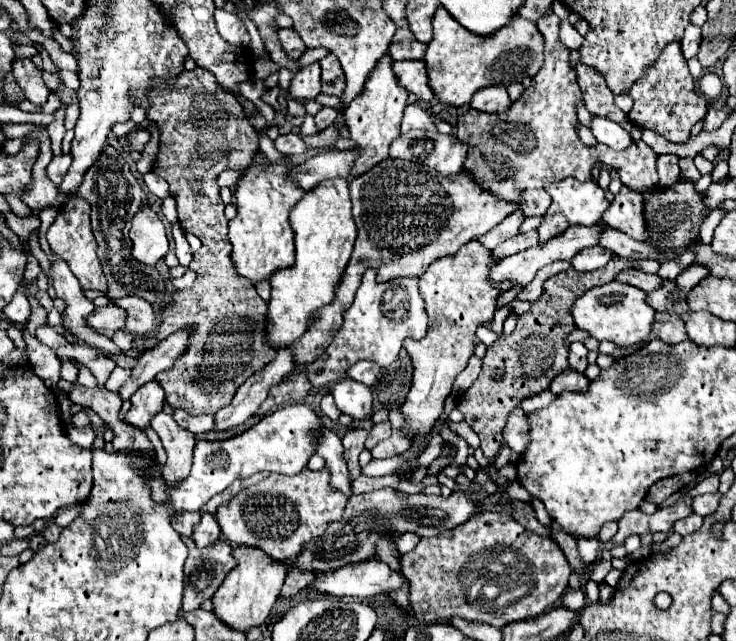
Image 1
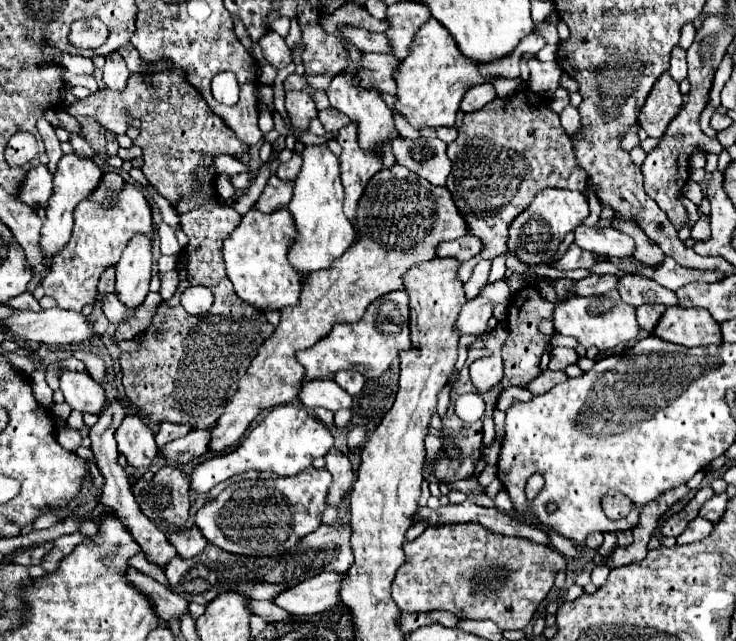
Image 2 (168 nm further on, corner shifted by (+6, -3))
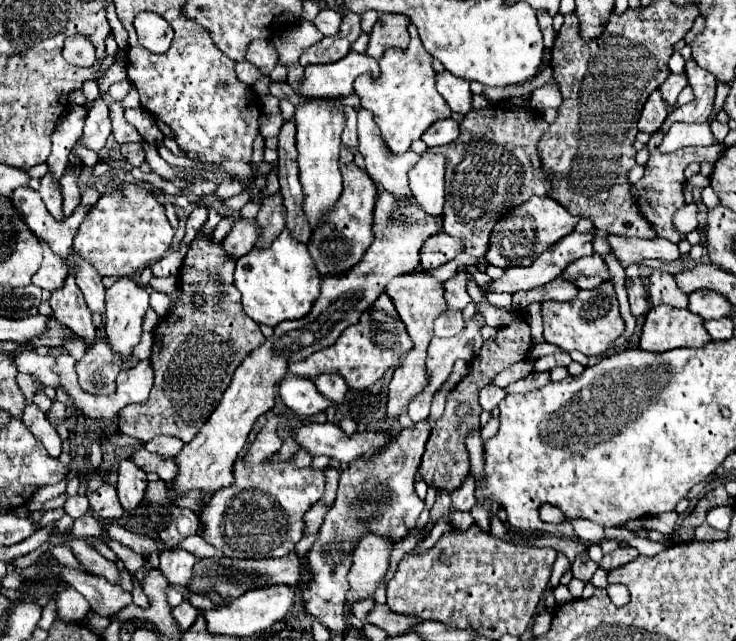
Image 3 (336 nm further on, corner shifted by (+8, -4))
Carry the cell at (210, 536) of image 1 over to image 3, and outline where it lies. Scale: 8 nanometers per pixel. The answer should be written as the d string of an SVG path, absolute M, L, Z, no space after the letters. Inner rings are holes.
M164 550L160 554L160 572L166 576L170 584L188 586L192 580L192 568L196 564L196 556L186 550Z

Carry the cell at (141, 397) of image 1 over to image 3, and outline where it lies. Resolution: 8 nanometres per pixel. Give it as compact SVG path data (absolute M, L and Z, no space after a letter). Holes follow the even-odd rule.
M122 460L118 466L118 498L126 512L132 516L138 514L138 508L142 506L144 492L148 488L148 480L144 470L140 470L132 460Z

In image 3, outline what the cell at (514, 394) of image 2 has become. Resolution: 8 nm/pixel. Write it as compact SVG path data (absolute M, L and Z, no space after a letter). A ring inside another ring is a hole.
M488 384L486 388L480 390L478 402L480 402L482 410L492 410L492 408L496 408L496 406L500 404L500 400L502 400L504 396L506 396L506 392L504 392L502 388L498 388L498 386L494 386L494 384Z

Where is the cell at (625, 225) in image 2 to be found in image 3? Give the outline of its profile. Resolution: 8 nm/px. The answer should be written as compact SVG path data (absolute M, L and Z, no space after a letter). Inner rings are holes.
M654 272L650 276L650 300L654 306L658 304L670 304L670 306L676 306L676 308L686 308L688 306L688 294L684 294L674 276L670 274L662 274L662 272Z

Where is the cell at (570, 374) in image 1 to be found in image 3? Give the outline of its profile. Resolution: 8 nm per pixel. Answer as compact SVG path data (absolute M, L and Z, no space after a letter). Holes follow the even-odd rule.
M532 372L528 374L526 378L514 382L514 384L508 384L504 390L508 394L514 394L514 392L530 392L530 390L536 390L536 388L542 388L550 382L550 374L544 372L544 374L538 374L538 372Z

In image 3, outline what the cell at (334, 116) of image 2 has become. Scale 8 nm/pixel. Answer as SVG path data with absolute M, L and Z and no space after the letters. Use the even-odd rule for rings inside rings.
M346 106L346 126L342 134L342 142L350 150L358 150L358 132L356 132L356 110Z

